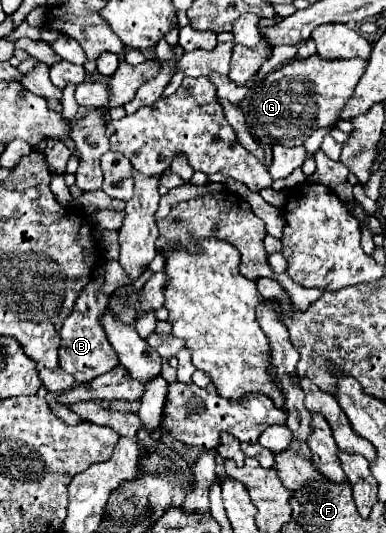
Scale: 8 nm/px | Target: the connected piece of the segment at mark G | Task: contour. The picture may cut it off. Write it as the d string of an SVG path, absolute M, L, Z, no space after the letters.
M313 54L269 72L259 84L249 88L249 94L241 104L251 136L267 146L301 146L315 130L335 124L337 112L347 104L365 66L367 60L325 60L319 54Z

